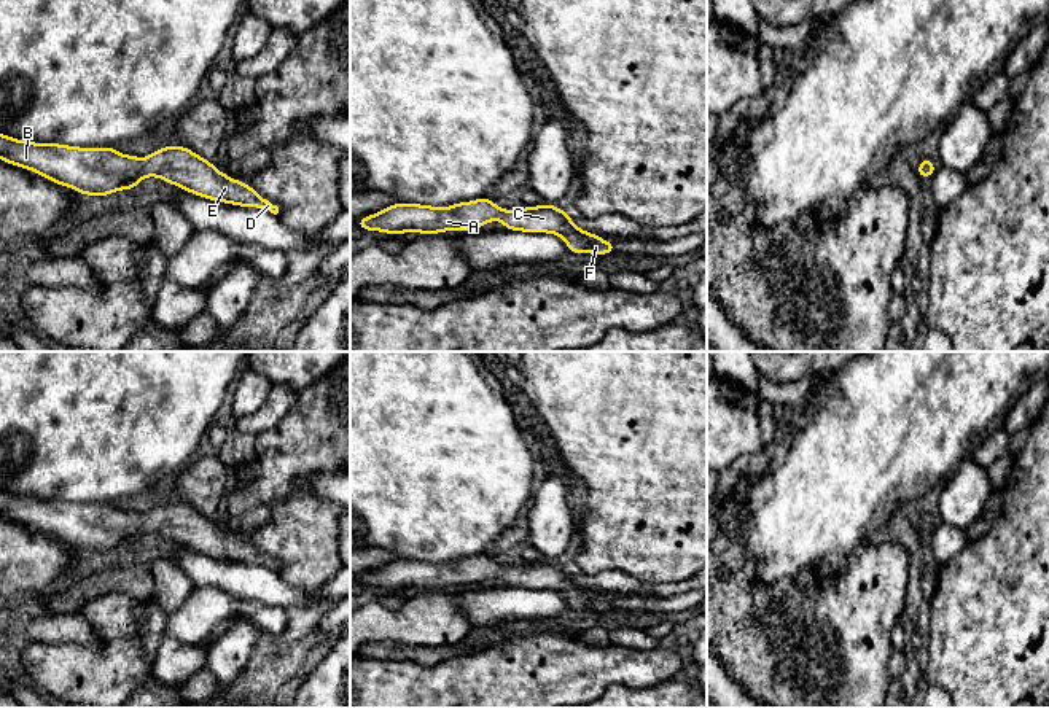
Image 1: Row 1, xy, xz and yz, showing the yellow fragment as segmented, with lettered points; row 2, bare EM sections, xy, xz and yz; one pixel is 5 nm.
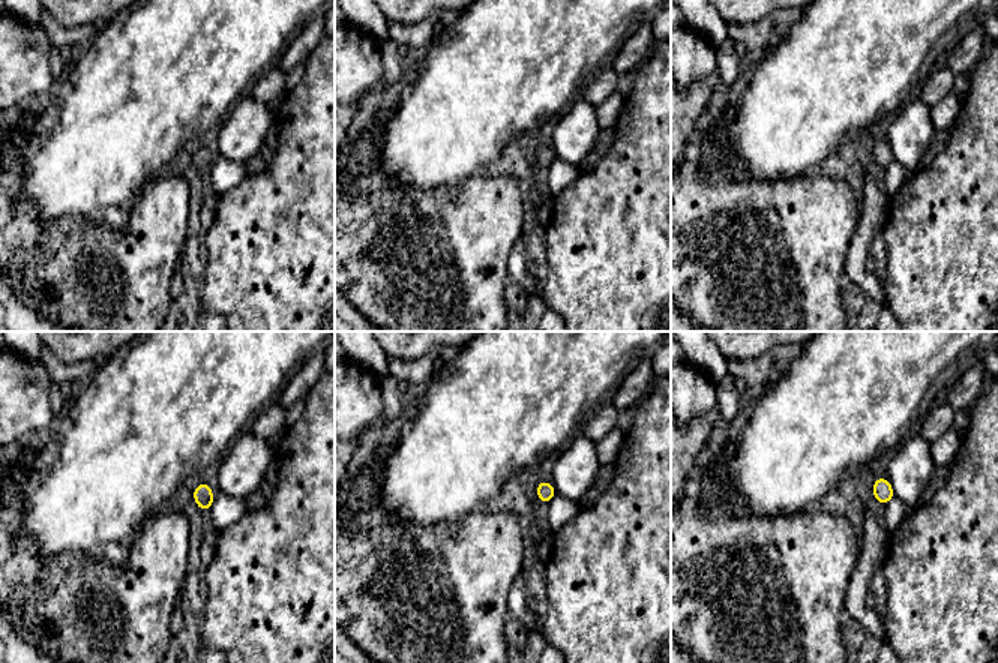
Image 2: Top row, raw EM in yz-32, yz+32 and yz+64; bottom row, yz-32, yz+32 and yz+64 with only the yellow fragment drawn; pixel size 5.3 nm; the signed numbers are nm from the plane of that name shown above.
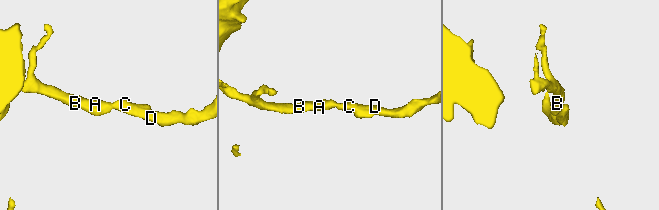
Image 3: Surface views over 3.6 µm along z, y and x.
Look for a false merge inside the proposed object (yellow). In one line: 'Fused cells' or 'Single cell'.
Single cell

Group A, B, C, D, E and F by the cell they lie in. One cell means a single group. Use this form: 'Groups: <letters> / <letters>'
Groups: A B C D E F

